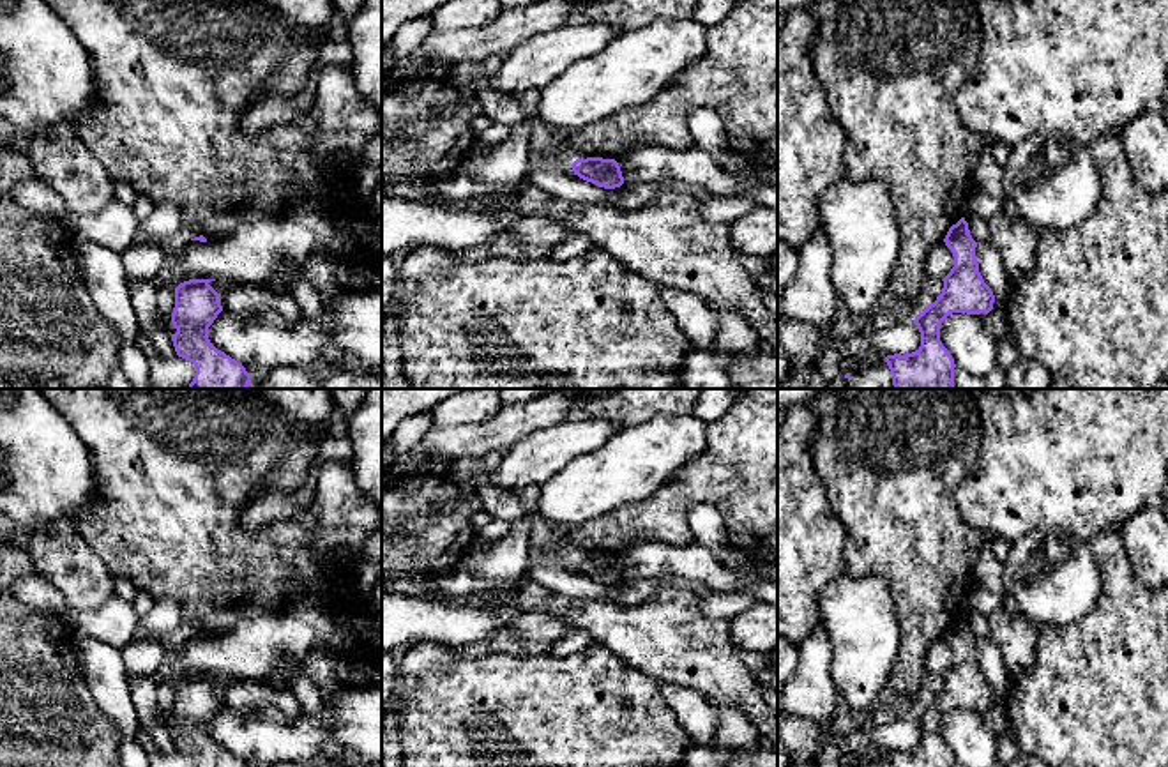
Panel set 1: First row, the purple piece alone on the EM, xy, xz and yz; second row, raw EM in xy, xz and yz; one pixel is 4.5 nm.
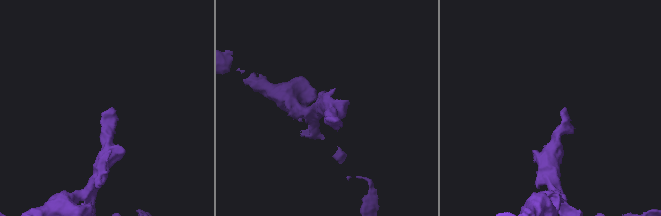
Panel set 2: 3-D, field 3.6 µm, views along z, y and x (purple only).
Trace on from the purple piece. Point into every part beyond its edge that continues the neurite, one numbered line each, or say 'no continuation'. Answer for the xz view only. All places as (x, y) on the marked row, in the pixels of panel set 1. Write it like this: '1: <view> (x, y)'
no continuation

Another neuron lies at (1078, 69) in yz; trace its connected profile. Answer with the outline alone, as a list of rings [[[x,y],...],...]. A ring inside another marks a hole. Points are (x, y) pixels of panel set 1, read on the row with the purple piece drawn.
[[[974,0],[982,41],[975,69],[956,92],[954,104],[961,122],[984,134],[990,141],[1000,141],[1009,148],[1030,136],[1064,136],[1085,147],[1106,133],[1120,133],[1127,122],[1149,110],[1159,99],[1168,80],[1168,0]]]

